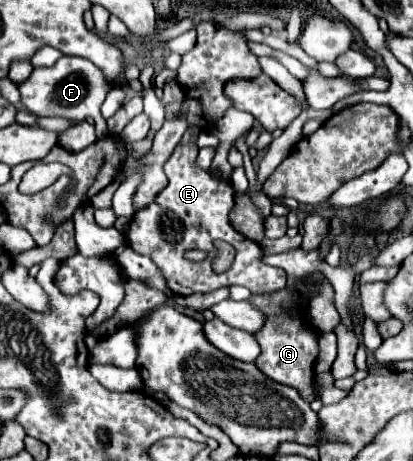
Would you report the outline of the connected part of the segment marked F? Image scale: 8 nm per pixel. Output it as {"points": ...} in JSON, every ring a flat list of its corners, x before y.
{"points":[[64,55,52,67,34,69,30,79,18,85,18,89,24,107,38,117,66,117,74,123,92,117,96,121,96,127,104,127,104,119,100,119,100,105,104,103,112,85,94,63,82,57]]}

